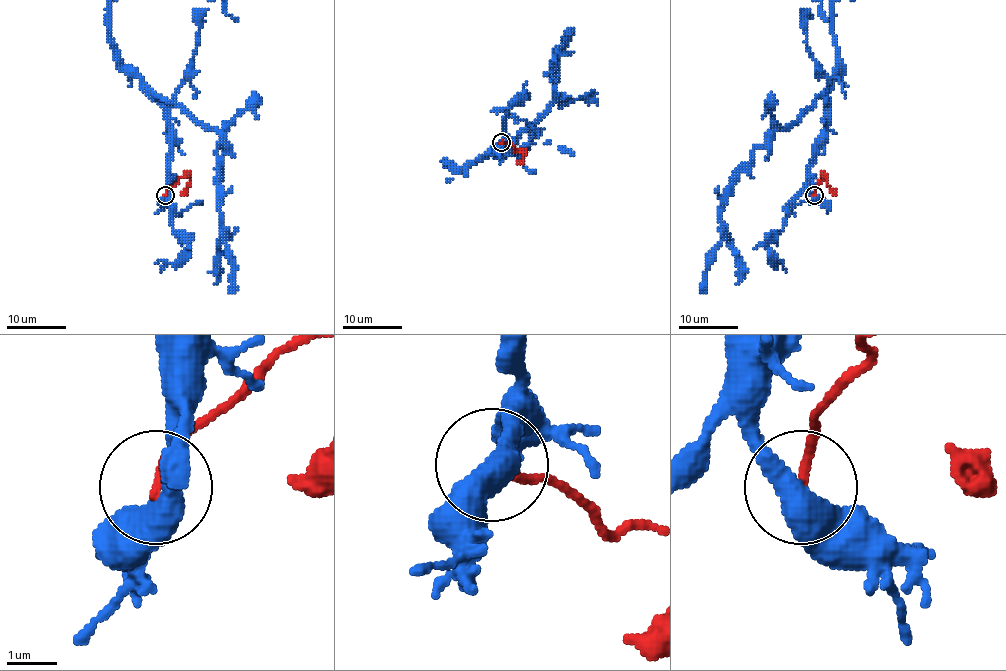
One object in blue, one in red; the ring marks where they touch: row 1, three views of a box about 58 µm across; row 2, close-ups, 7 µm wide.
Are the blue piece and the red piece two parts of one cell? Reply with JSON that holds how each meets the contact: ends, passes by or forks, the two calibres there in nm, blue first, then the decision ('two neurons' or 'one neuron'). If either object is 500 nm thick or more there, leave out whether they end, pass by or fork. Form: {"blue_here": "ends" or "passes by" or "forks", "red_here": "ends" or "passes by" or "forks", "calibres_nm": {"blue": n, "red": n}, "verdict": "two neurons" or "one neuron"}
{"blue_here": "passes by", "red_here": "ends", "calibres_nm": {"blue": 480, "red": 170}, "verdict": "two neurons"}

